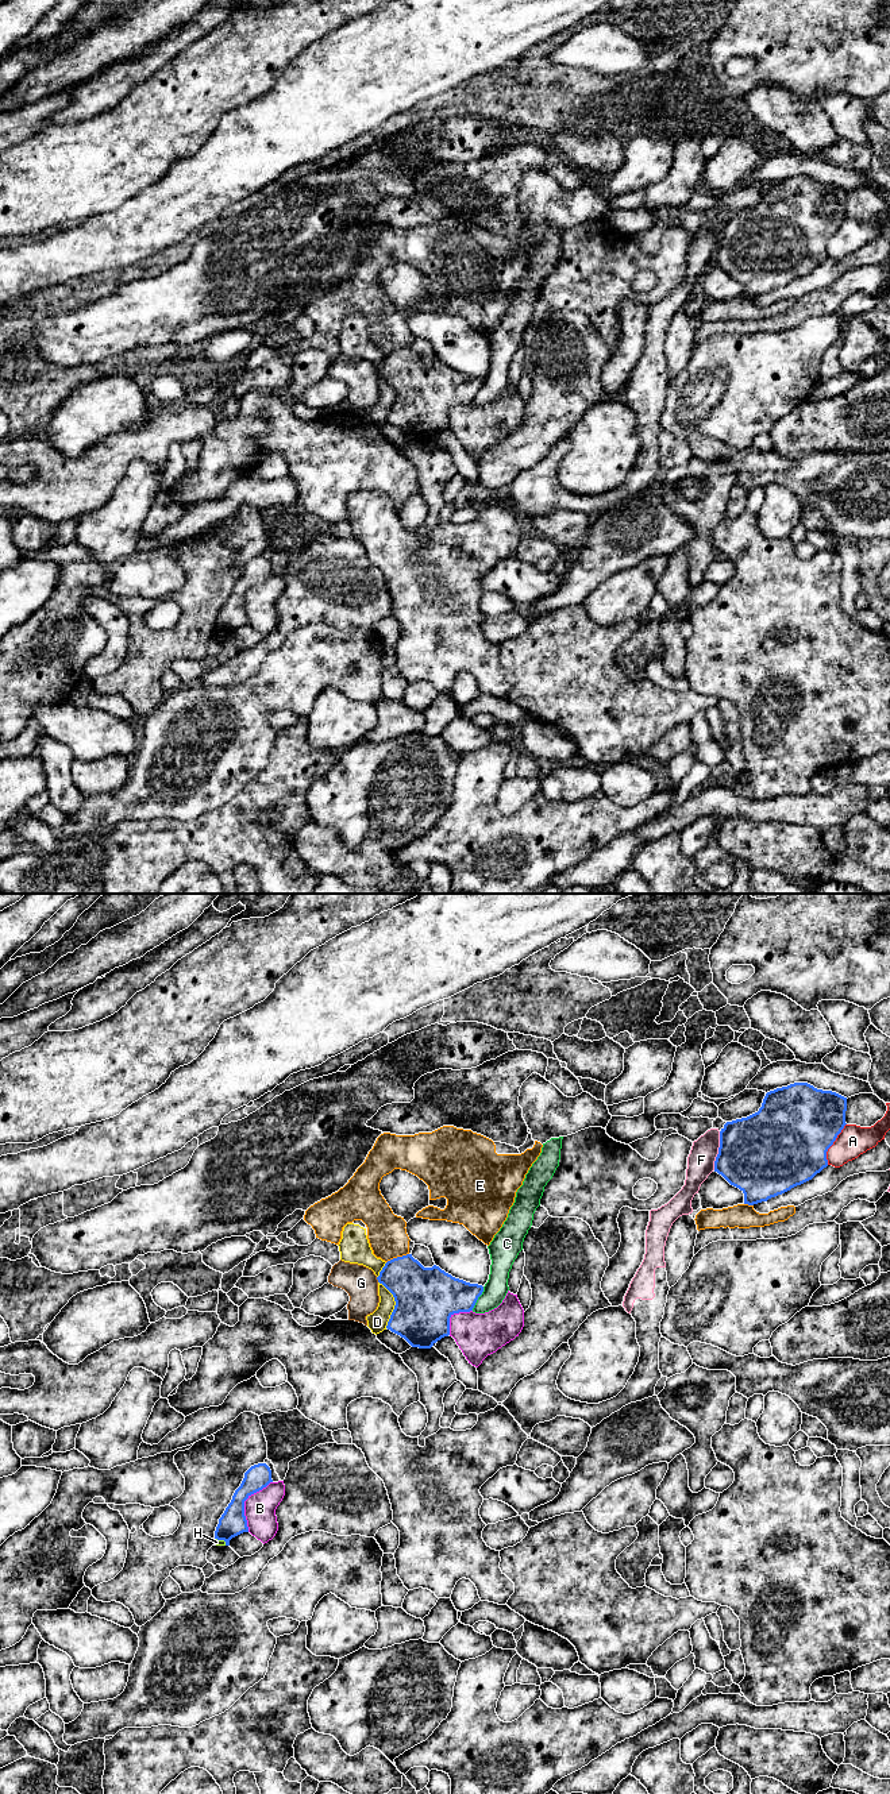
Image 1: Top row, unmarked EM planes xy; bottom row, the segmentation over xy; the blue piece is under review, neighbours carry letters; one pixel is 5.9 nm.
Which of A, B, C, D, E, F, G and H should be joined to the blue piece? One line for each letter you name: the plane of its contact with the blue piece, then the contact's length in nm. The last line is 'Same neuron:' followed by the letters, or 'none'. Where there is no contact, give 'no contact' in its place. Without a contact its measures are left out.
Same neuron: none

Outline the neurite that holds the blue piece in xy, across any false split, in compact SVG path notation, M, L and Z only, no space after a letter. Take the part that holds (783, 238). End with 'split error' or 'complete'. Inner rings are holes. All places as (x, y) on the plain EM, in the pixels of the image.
M808 175L770 184L758 205L724 217L714 265L744 286L744 297L782 288L828 259L827 244L847 217L845 204L847 190Z | complete

